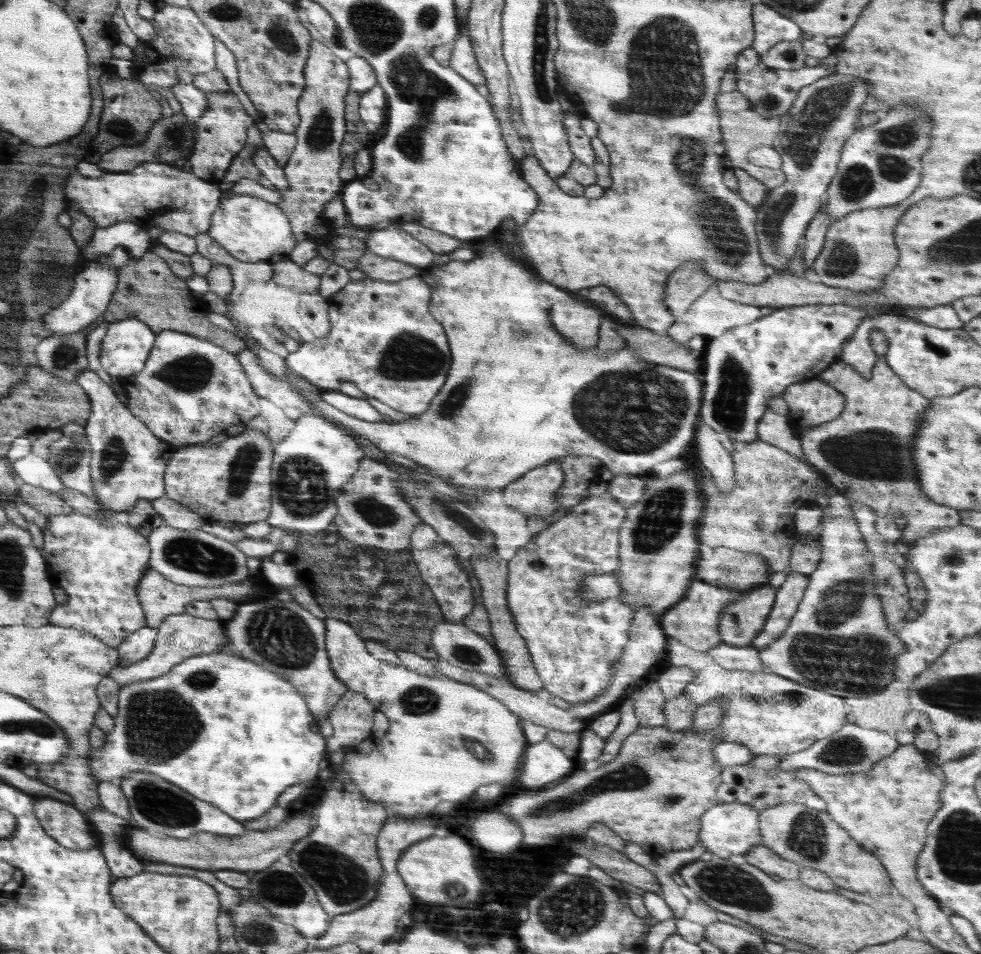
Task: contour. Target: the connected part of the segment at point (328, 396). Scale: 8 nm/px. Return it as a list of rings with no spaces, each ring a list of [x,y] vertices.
[[[325,390],[321,398],[333,408],[336,408],[337,410],[340,410],[340,412],[344,412],[353,418],[372,423],[383,421],[381,418],[382,415],[372,408],[366,400],[352,398],[352,396],[348,396],[348,394],[344,394],[344,392],[339,390]]]

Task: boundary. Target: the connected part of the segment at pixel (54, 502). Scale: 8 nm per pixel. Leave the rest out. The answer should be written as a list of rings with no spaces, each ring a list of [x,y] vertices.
[[[28,483],[19,486],[18,495],[30,508],[34,508],[48,517],[50,515],[68,515],[74,511],[56,493]]]

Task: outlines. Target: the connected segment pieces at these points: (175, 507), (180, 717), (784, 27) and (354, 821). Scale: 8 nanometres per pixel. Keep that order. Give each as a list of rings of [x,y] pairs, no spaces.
[[[166,495],[154,499],[151,503],[152,507],[156,509],[156,513],[164,519],[164,524],[171,527],[180,530],[198,530],[200,525],[205,522],[195,512]]]
[[[218,651],[210,654],[210,656],[202,654],[187,658],[184,662],[176,664],[170,672],[166,672],[166,674],[159,678],[119,688],[118,714],[114,717],[114,728],[106,735],[106,743],[100,750],[91,750],[92,775],[99,781],[118,782],[126,777],[126,775],[132,775],[132,771],[150,771],[150,773],[161,779],[188,791],[196,796],[197,799],[214,804],[216,808],[220,808],[222,812],[230,814],[238,822],[258,818],[266,810],[274,808],[276,798],[286,788],[316,778],[318,776],[318,762],[320,762],[320,758],[327,756],[326,740],[320,738],[316,734],[316,730],[310,730],[312,722],[316,722],[316,720],[312,718],[312,712],[310,712],[304,696],[300,696],[294,688],[295,686],[292,686],[290,682],[286,682],[286,680],[278,678],[276,674],[264,670],[262,666],[254,664],[254,661],[246,660],[241,656],[232,656],[232,653],[226,654],[226,652]]]
[[[758,1],[752,8],[752,23],[754,23],[752,47],[760,57],[782,40],[798,40],[800,36],[803,38],[805,36],[800,26],[793,20]]]
[[[344,769],[333,774],[332,784],[325,788],[324,798],[314,811],[314,830],[300,839],[288,856],[291,867],[314,890],[322,909],[332,918],[362,909],[378,897],[384,867],[376,844],[390,814],[384,805],[364,797]]]

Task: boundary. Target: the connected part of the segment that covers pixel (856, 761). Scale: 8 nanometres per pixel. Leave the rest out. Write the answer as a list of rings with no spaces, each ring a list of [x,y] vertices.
[[[845,723],[836,734],[822,740],[816,740],[806,750],[782,759],[775,770],[776,772],[788,772],[794,770],[794,768],[814,769],[835,775],[866,772],[872,769],[874,763],[892,754],[898,748],[898,745],[896,738],[890,736],[887,732],[872,728],[861,728],[853,723]]]

